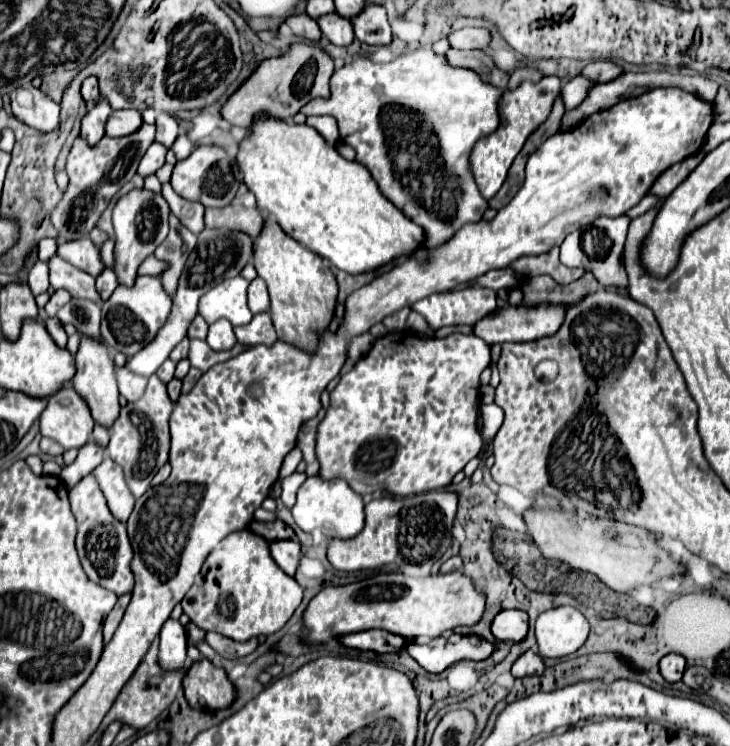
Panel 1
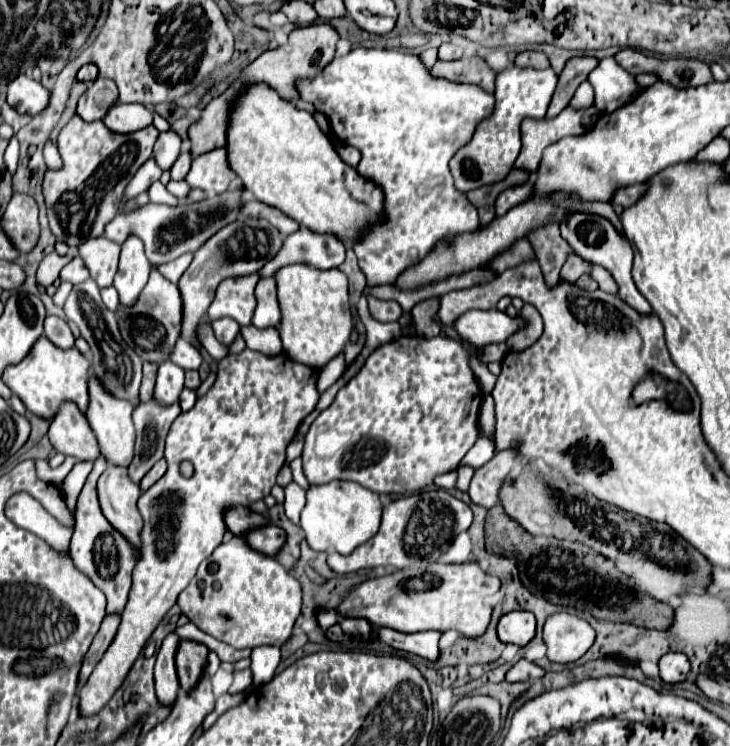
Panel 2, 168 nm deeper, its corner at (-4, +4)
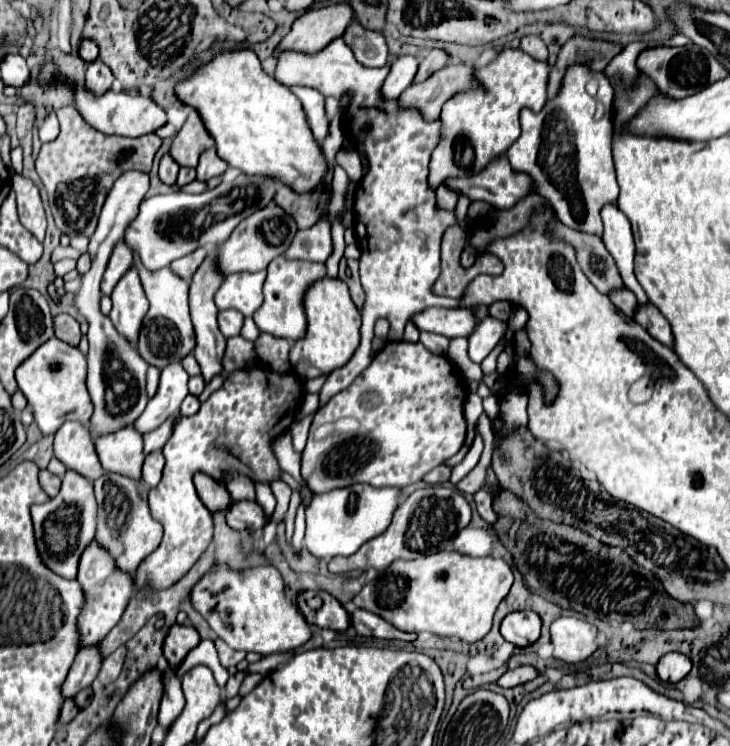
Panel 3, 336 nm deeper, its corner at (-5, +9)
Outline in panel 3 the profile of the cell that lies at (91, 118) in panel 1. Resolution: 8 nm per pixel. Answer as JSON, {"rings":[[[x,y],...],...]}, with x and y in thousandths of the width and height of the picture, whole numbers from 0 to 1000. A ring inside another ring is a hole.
{"rings":[[[136,78],[119,88],[116,118],[119,118],[127,129],[138,129],[138,126],[144,126],[144,123],[155,115],[155,110],[158,110],[155,97],[152,97],[149,88],[144,88]]]}

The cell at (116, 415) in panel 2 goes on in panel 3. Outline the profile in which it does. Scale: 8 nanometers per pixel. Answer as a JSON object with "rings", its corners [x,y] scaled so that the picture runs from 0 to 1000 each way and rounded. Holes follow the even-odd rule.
{"rings":[[[182,568],[160,576],[160,582],[144,582],[144,587],[130,587],[130,601],[138,625],[147,633],[160,633],[185,643],[193,641],[193,625],[199,617],[196,590]]]}

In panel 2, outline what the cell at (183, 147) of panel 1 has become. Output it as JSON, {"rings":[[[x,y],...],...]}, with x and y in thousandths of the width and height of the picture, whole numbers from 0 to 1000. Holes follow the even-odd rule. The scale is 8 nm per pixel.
{"rings":[[[249,202],[247,210],[244,210],[244,216],[238,218],[238,224],[236,224],[236,229],[233,229],[233,235],[236,235],[238,243],[249,243],[249,240],[258,235],[258,229],[260,229],[260,216],[263,216],[260,205],[258,205],[258,202]]]}

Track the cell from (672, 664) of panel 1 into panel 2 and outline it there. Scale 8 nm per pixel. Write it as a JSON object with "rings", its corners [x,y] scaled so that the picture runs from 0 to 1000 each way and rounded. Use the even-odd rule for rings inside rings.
{"rings":[[[912,875],[904,883],[904,908],[910,916],[932,916],[945,899],[945,886],[937,875]]]}

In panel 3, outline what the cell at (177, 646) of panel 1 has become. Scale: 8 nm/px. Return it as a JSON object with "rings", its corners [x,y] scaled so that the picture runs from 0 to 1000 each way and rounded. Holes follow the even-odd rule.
{"rings":[[[234,895],[223,898],[226,903],[226,930],[221,936],[221,949],[218,949],[218,971],[223,979],[232,976],[232,971],[248,957],[253,946],[253,936],[248,928],[248,914],[242,912],[240,901]]]}

